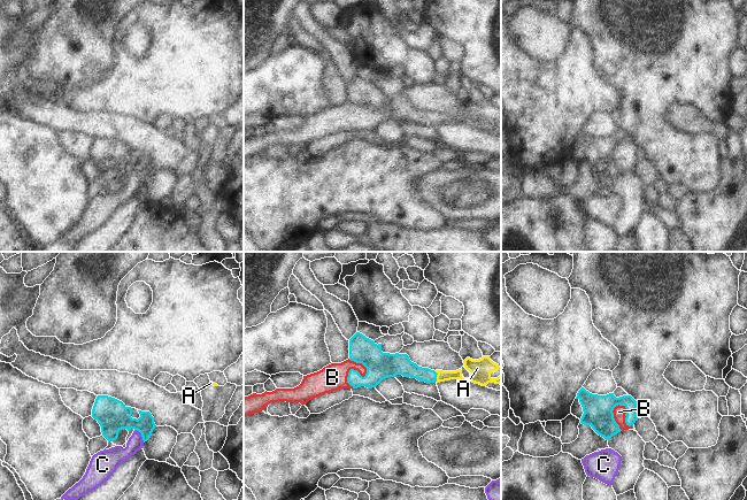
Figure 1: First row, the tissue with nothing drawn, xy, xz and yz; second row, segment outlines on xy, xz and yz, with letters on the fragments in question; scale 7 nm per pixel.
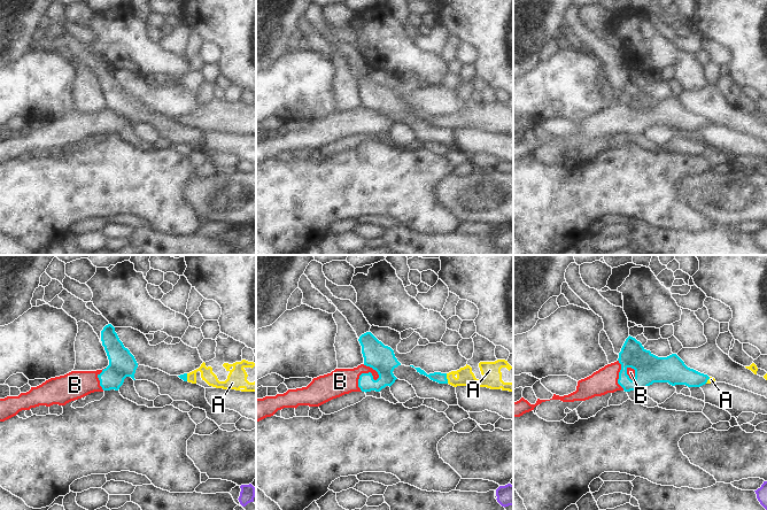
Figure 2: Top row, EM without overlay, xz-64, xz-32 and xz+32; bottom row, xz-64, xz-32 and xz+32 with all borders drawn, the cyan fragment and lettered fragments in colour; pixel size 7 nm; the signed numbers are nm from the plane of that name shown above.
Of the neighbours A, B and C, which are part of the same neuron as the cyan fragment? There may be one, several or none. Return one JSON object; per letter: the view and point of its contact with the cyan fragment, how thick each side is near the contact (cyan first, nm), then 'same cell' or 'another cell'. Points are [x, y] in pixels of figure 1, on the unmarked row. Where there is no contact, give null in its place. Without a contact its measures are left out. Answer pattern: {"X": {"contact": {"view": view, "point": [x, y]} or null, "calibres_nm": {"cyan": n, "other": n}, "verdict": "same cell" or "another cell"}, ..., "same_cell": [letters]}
{"A": {"contact": {"view": "xz", "point": [436, 118]}, "calibres_nm": {"cyan": 130, "other": 80}, "verdict": "same cell"}, "B": {"contact": {"view": "xz", "point": [359, 116]}, "calibres_nm": {"cyan": 190, "other": 190}, "verdict": "same cell"}, "C": {"contact": {"view": "xy", "point": [141, 177]}, "calibres_nm": {"cyan": 220, "other": 140}, "verdict": "another cell"}, "same_cell": ["A", "B"]}

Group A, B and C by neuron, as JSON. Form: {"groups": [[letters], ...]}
{"groups": [["A", "B"], ["C"]]}

